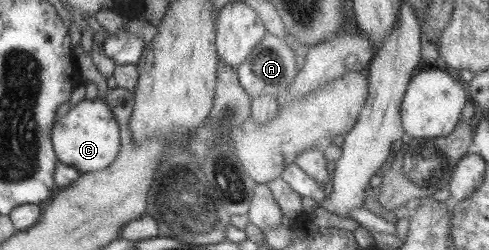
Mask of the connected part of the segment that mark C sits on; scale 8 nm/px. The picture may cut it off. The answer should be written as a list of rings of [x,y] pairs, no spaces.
[[[83,99],[63,116],[59,116],[50,129],[50,140],[57,162],[74,167],[79,173],[106,168],[118,154],[118,125],[104,101]]]

